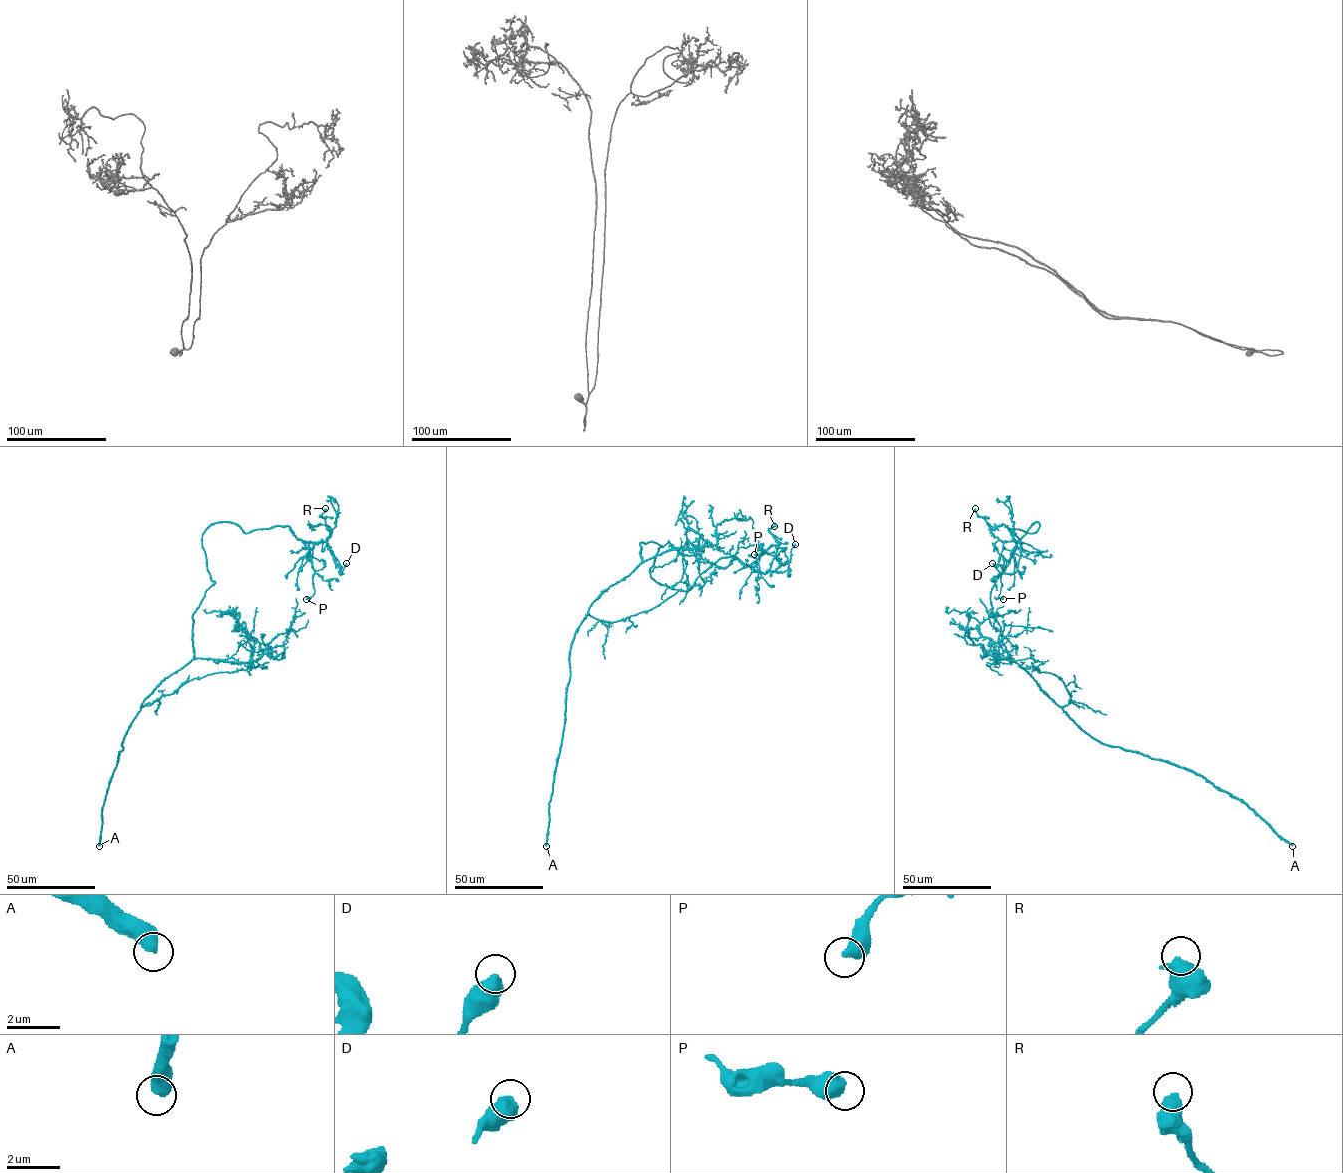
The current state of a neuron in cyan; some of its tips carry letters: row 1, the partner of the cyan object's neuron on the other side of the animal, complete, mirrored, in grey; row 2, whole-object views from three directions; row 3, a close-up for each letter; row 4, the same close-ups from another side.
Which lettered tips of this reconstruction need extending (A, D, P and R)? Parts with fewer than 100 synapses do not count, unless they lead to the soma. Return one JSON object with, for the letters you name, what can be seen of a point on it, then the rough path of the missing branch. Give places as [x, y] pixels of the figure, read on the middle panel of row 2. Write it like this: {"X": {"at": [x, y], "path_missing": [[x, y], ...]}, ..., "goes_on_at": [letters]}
{"A": {"at": [546, 846]}, "goes_on_at": ["A"]}

